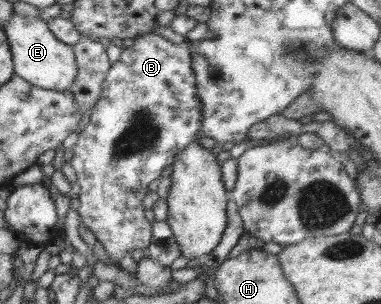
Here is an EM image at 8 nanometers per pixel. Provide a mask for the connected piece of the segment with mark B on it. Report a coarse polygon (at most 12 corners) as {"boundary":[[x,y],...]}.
{"boundary":[[192,43],[124,47],[70,142],[77,212],[115,261],[148,185],[200,136]]}

